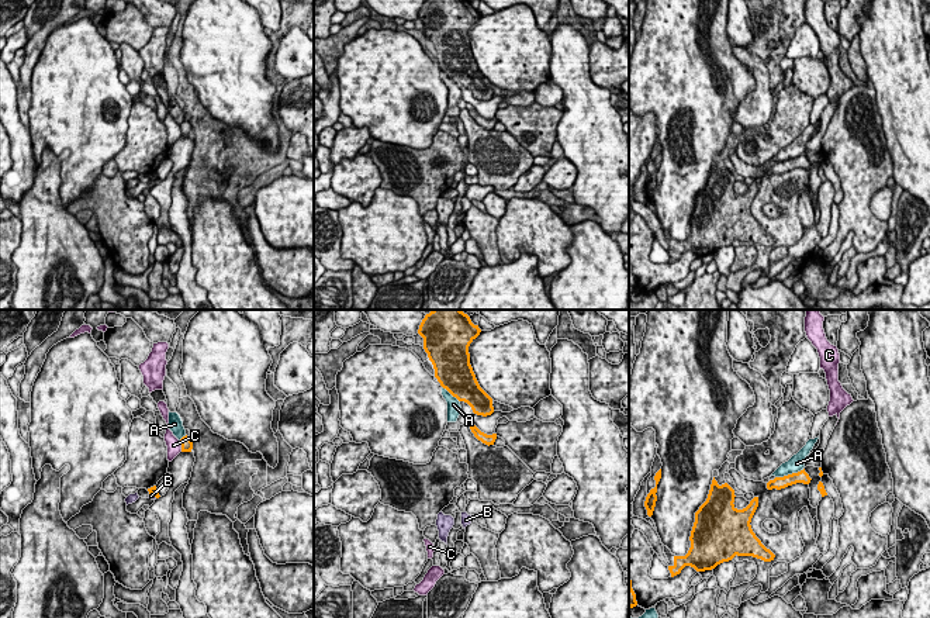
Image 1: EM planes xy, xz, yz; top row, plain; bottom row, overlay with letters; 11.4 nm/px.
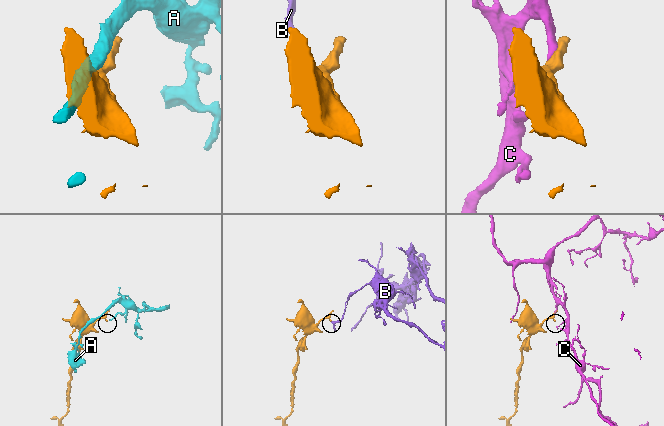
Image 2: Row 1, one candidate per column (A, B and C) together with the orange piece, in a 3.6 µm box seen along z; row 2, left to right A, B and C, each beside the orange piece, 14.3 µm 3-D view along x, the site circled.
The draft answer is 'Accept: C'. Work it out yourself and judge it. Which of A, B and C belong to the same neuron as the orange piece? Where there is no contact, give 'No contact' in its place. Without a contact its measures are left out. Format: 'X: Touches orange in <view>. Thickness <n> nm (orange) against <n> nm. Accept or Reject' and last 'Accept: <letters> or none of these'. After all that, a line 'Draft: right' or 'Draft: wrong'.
A: Touches orange in yz. Thickness 140 nm (orange) against 190 nm. Reject
B: Touches orange in xy. Thickness 90 nm (orange) against 60 nm. Reject
C: Touches orange in xy. Thickness 130 nm (orange) against 160 nm. Reject
Accept: none of these
Draft: wrong

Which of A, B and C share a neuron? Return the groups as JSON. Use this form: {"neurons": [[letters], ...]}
{"neurons": [["A"], ["B"], ["C"]]}

